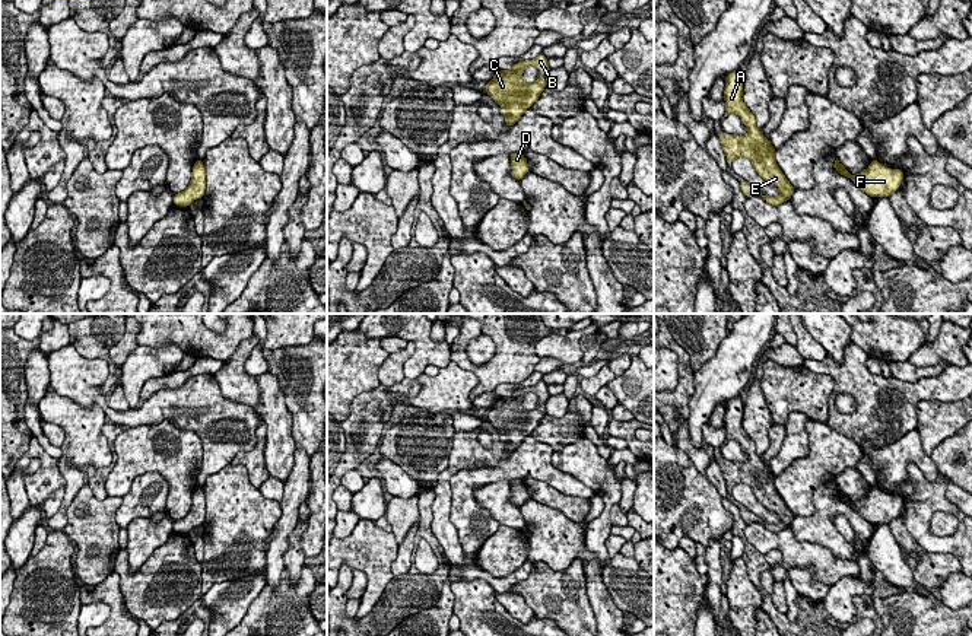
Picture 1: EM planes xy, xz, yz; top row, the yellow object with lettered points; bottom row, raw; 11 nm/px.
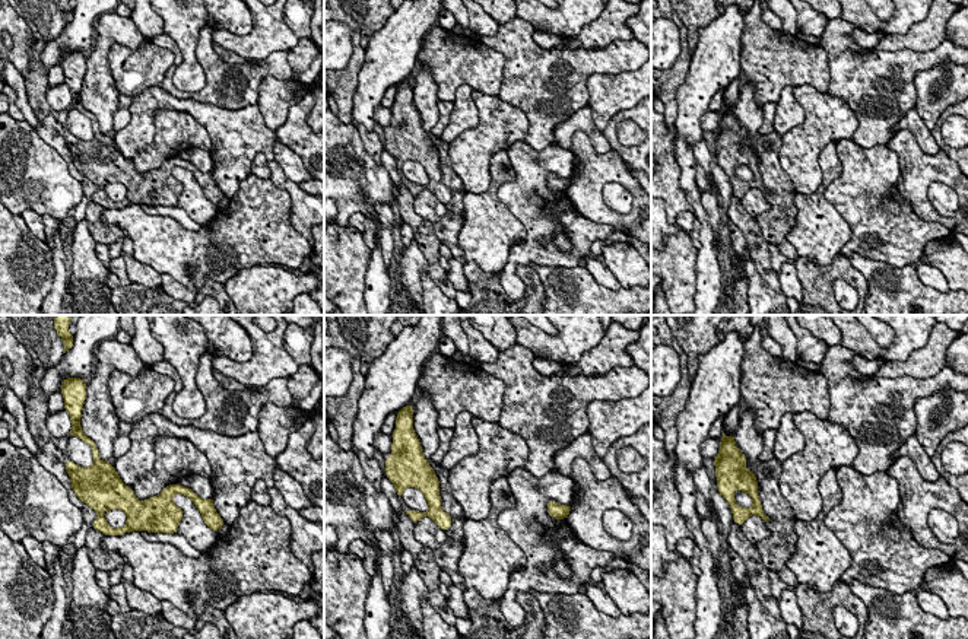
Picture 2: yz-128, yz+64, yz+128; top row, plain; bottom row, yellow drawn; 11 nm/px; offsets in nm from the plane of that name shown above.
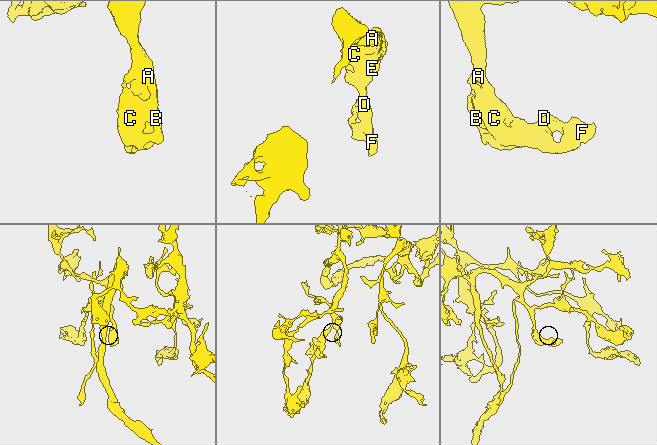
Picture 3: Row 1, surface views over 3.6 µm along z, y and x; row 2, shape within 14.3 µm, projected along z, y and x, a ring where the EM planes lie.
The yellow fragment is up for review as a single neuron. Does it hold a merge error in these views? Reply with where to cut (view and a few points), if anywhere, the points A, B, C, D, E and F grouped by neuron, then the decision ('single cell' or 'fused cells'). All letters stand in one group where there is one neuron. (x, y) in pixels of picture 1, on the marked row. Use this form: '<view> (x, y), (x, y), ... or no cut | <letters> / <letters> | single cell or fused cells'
no cut | A B C D E F | single cell

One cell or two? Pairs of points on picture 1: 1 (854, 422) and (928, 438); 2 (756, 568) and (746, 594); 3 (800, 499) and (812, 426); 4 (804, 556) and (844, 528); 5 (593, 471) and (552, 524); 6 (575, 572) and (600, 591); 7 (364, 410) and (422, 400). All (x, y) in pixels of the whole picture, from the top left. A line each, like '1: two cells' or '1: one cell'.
1: two cells
2: two cells
3: one cell
4: two cells
5: two cells
6: two cells
7: two cells

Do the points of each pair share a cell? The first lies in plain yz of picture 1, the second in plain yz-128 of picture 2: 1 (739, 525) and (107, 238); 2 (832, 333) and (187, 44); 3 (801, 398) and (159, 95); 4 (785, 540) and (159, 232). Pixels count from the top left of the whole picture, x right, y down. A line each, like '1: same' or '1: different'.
1: same
2: same
3: different
4: same

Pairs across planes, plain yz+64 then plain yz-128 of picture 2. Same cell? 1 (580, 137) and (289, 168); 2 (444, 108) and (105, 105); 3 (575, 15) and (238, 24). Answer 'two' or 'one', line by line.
1: two
2: two
3: one

